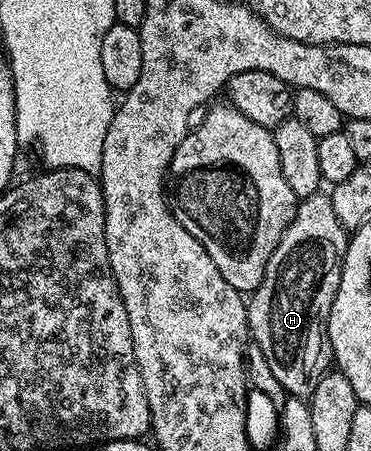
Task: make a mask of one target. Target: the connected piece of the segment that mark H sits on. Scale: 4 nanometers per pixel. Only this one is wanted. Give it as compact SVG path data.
M318 192L300 199L291 224L267 264L263 280L248 299L252 345L267 356L275 380L279 380L286 395L294 398L311 397L319 380L331 369L333 349L327 324L339 288L346 245L347 231L335 218L328 193Z

